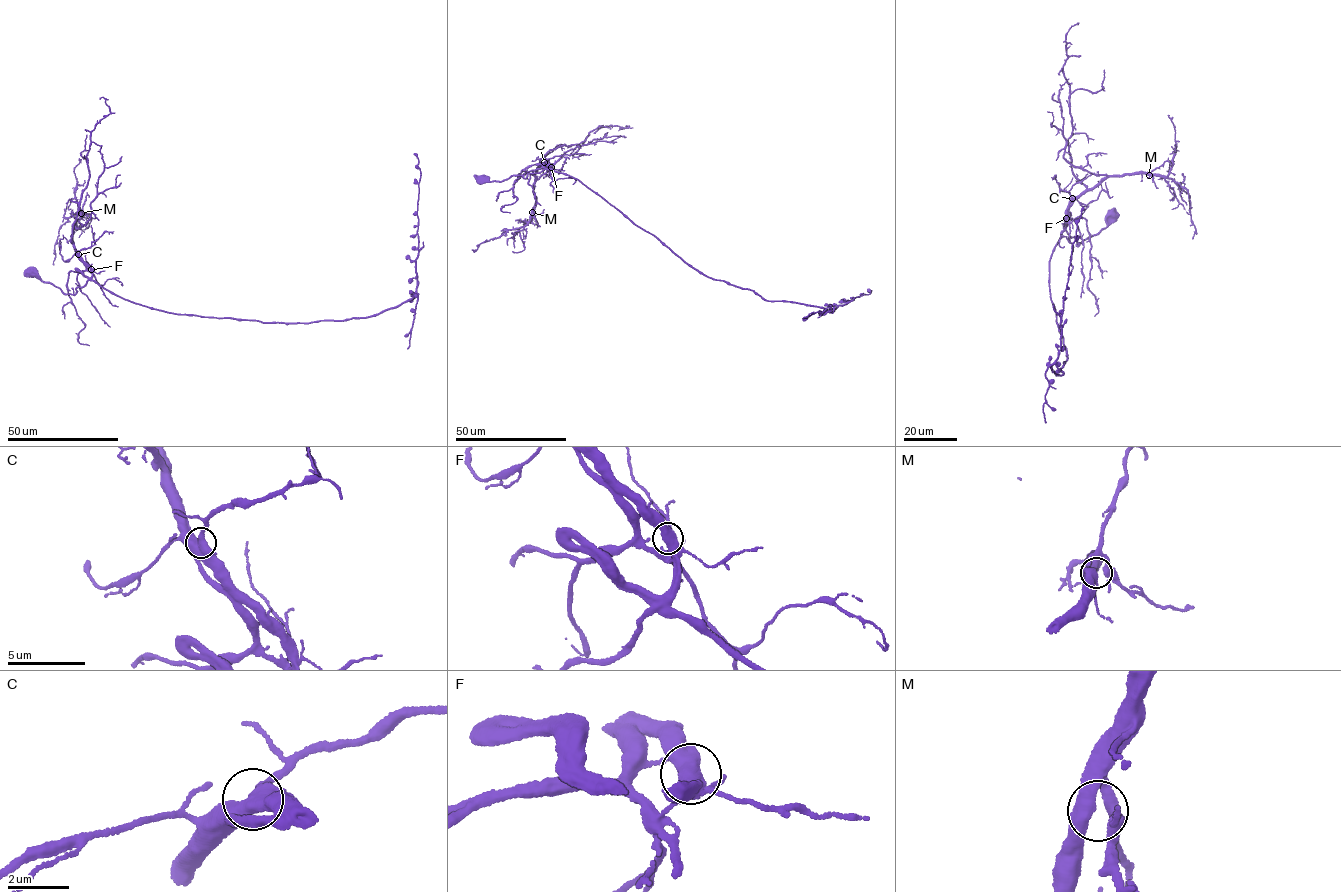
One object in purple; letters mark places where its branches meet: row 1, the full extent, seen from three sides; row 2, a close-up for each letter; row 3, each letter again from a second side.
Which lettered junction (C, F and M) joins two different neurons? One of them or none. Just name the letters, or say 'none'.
none

